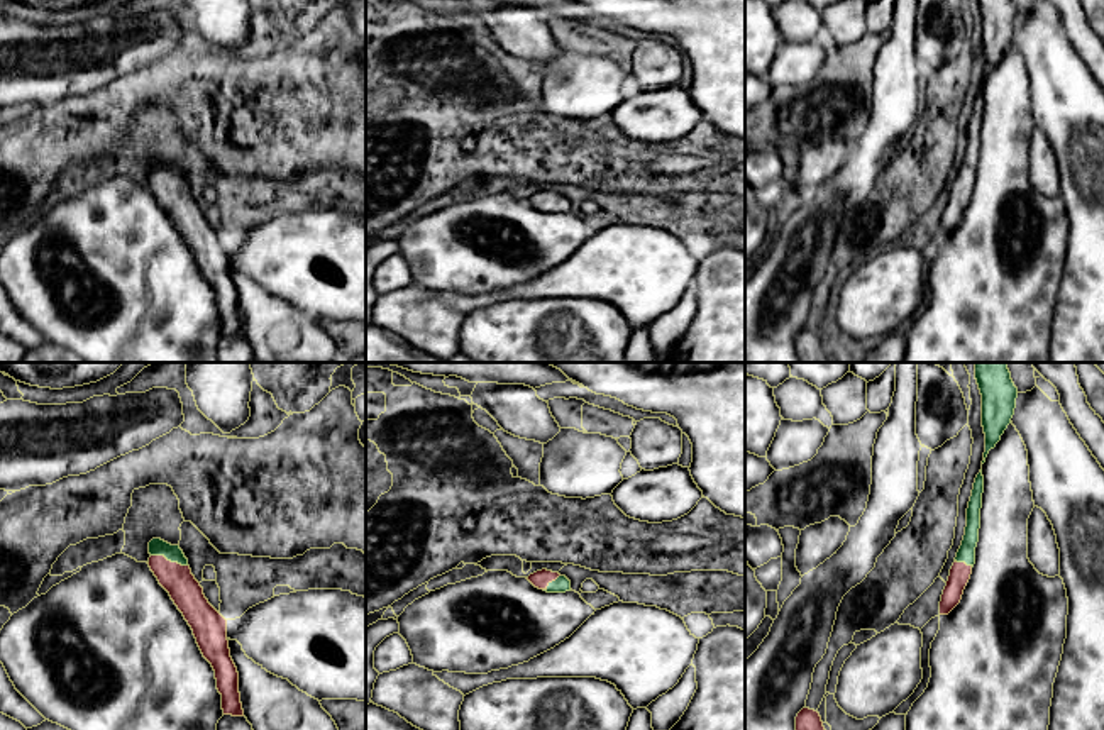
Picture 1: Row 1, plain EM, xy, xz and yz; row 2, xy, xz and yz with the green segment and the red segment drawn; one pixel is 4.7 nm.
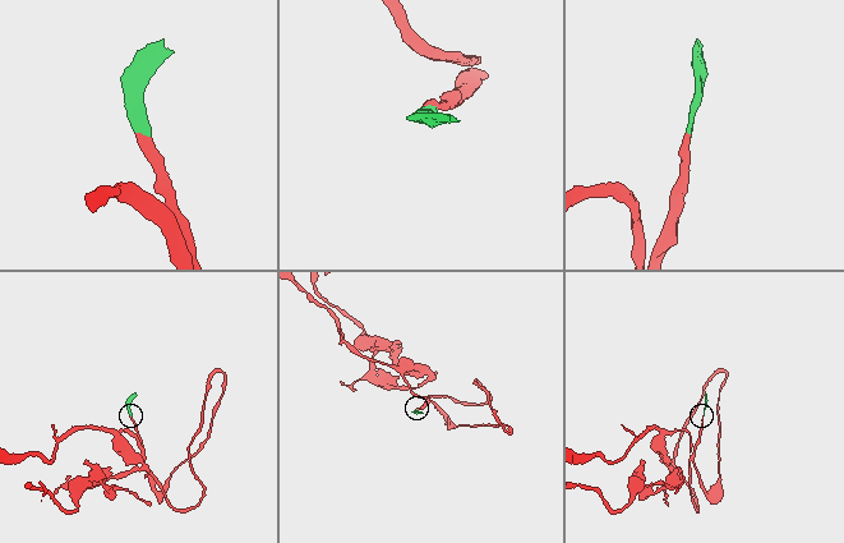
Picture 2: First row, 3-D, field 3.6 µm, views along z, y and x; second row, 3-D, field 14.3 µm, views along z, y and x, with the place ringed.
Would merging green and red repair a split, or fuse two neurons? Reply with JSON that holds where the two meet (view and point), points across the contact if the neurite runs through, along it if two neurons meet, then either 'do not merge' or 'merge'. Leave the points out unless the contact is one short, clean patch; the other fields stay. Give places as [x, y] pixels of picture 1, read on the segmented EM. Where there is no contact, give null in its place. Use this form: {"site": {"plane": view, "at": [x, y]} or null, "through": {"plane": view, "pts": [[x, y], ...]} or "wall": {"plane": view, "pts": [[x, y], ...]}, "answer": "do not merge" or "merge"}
{"site": {"plane": "xy", "at": [170, 559]}, "through": {"plane": "xy", "pts": [[156, 546], [170, 559], [171, 571], [187, 593]]}, "answer": "merge"}

